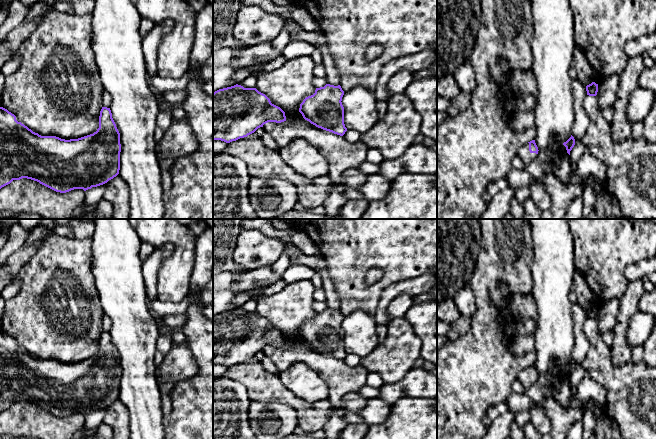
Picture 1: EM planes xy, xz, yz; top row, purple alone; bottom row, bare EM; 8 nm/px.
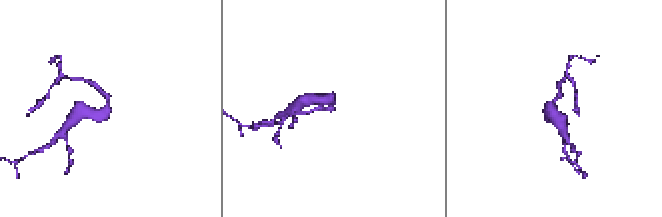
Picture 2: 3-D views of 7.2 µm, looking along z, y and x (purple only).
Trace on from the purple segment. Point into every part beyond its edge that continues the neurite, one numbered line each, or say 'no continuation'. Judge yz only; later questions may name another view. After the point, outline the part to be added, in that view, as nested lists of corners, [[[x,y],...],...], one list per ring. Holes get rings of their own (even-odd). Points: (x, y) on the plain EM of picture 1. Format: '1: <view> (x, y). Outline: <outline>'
1: yz (523, 376). Outline: [[[529,367],[522,369],[519,372],[517,379],[521,382],[525,389],[528,389],[537,381],[536,377],[531,377],[529,375]]]

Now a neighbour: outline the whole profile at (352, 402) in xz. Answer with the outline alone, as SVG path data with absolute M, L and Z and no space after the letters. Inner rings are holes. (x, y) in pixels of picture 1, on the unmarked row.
M349 392L343 396L340 406L346 413L358 413L363 409L367 401L357 392Z

